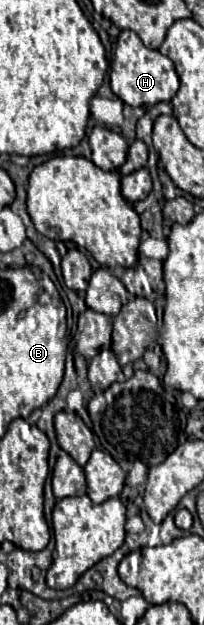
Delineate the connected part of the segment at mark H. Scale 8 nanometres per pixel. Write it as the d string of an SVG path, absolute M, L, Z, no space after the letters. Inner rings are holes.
M123 30L117 38L117 48L111 62L111 88L129 106L153 106L173 98L173 94L179 90L179 76L167 56L163 56L159 50L147 48L135 32Z

